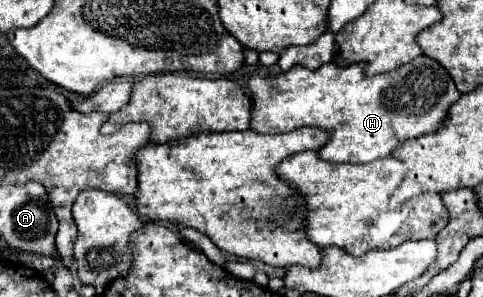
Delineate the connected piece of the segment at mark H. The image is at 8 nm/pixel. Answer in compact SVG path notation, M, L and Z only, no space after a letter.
M419 55L411 63L401 65L395 71L367 75L365 63L351 65L335 65L325 63L317 71L305 67L293 67L293 71L281 73L273 79L253 77L249 81L249 91L253 95L253 113L251 113L251 129L261 133L287 133L299 127L321 127L331 133L331 139L321 147L319 155L327 161L337 163L369 163L375 159L389 157L399 143L421 137L427 133L435 133L445 125L449 107L461 97L457 87L447 73L447 69L427 55Z

